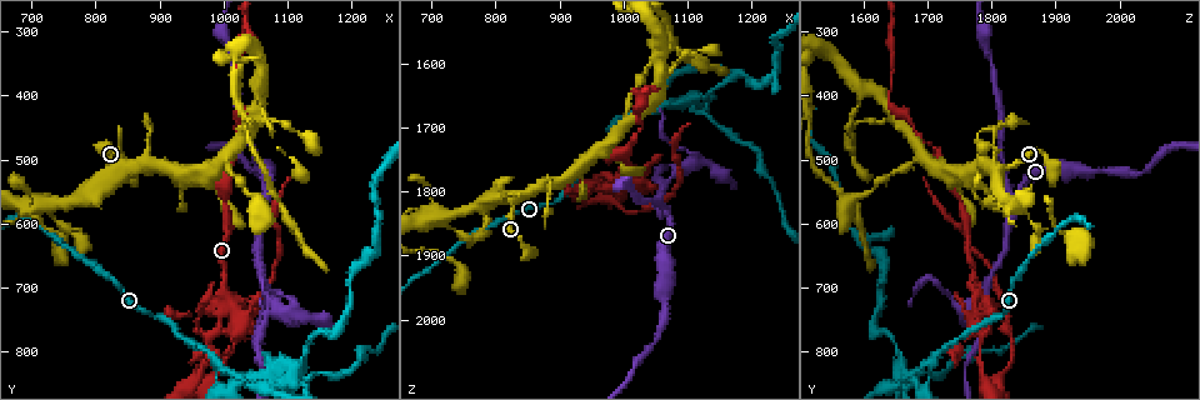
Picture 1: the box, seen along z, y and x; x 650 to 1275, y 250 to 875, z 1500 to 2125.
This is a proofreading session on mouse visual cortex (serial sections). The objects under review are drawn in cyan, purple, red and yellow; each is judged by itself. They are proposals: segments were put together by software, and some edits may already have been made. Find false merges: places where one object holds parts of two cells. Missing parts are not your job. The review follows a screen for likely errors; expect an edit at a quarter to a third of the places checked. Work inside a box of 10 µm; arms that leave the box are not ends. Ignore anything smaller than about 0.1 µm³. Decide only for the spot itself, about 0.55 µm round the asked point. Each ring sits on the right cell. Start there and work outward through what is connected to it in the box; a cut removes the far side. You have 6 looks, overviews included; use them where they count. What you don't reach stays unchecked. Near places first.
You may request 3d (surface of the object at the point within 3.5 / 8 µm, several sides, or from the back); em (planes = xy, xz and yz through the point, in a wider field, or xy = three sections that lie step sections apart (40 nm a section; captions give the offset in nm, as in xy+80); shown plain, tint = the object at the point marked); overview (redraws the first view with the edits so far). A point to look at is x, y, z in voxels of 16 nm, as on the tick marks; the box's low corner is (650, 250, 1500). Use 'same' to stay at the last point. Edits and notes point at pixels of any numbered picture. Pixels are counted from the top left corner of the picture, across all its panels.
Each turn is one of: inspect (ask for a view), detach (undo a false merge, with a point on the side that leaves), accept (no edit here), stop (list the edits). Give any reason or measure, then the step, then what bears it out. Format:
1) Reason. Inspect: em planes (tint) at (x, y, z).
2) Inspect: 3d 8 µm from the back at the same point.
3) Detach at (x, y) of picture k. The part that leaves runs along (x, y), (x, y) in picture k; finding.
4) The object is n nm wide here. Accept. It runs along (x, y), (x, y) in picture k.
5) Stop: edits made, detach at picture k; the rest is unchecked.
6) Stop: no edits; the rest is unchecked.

Inspect: 3d 8 µm at (1055, 575, 1570).

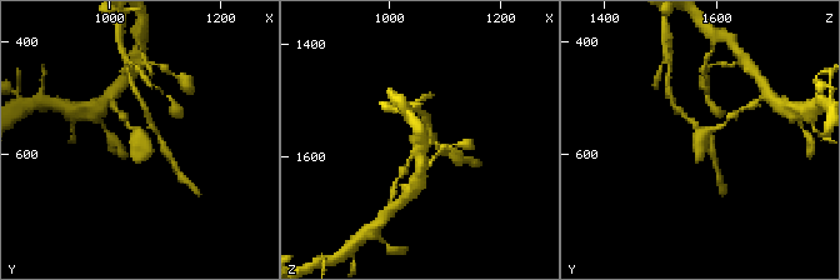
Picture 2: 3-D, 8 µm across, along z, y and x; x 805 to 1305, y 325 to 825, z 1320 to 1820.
Closer look. Inspect: 3d 3.5 µm at the same point.

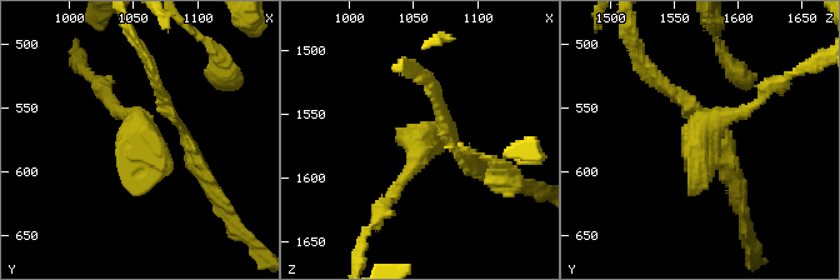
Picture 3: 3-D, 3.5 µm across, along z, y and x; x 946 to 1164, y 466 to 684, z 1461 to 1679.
Inspect: em planes (tint) at (1056, 574, 1572).

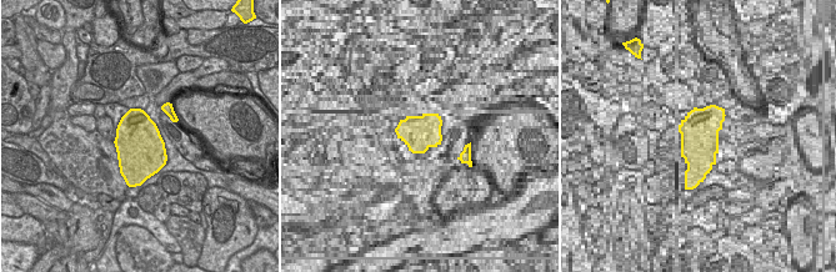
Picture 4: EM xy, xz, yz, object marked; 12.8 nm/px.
Accept. It runs along (761, 98), (704, 133), (689, 194) in picture 3; all the same cell.

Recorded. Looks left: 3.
Inspect: em planes (tint) at (1035, 315, 1645).

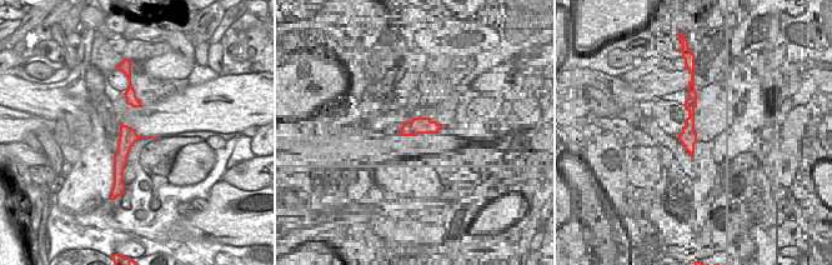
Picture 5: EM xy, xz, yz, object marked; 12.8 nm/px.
Inspect: 3d 3.5 µm at the same point.

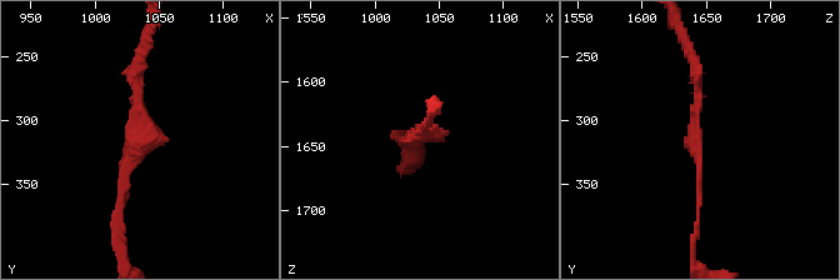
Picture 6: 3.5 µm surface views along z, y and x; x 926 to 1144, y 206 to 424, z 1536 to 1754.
Accept. It runs along (121, 224), (136, 63) in picture 6; continuous, no second cell.

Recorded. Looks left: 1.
Stop: no edits; the rest is unchecked.

